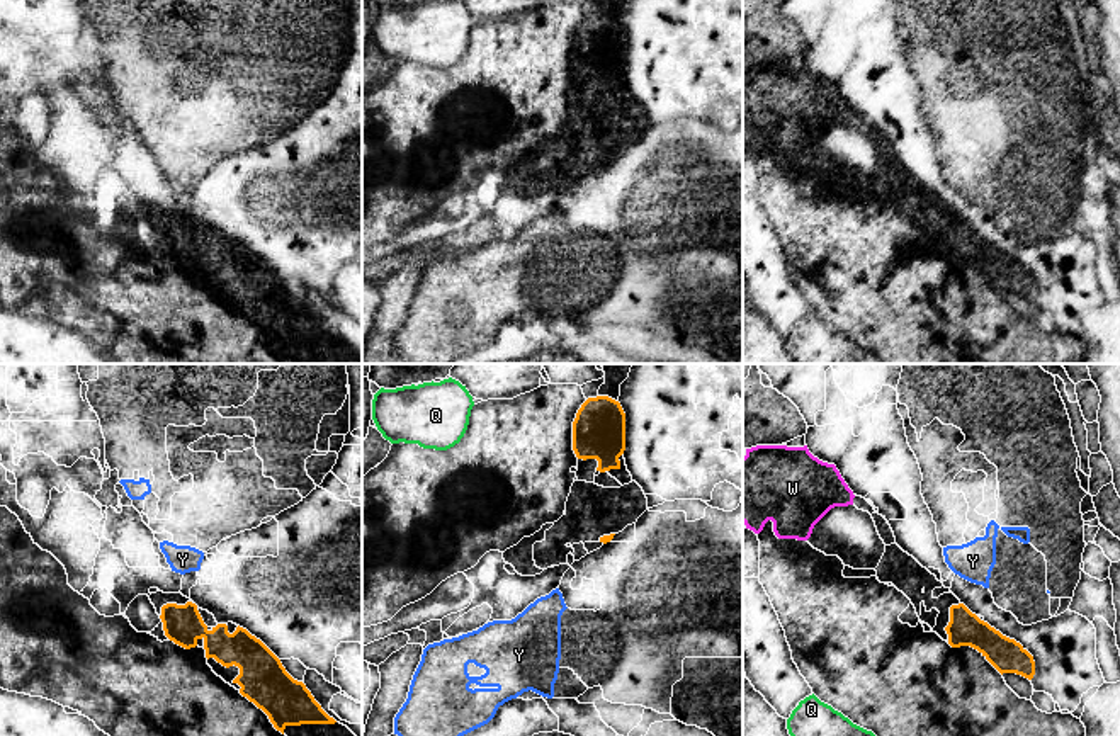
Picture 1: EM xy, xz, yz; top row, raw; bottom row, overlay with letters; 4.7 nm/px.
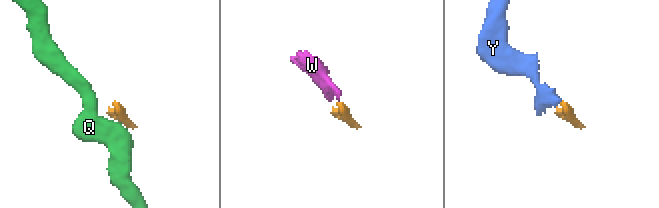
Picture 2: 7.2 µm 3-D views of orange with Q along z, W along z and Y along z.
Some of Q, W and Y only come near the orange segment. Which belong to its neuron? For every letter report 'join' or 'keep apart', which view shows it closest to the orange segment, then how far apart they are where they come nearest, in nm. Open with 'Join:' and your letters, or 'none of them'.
Join: W
Q: keep apart; view xz; gap 480 nm
W: join; view yz; gap 650 nm
Y: keep apart; view yz; gap 110 nm

